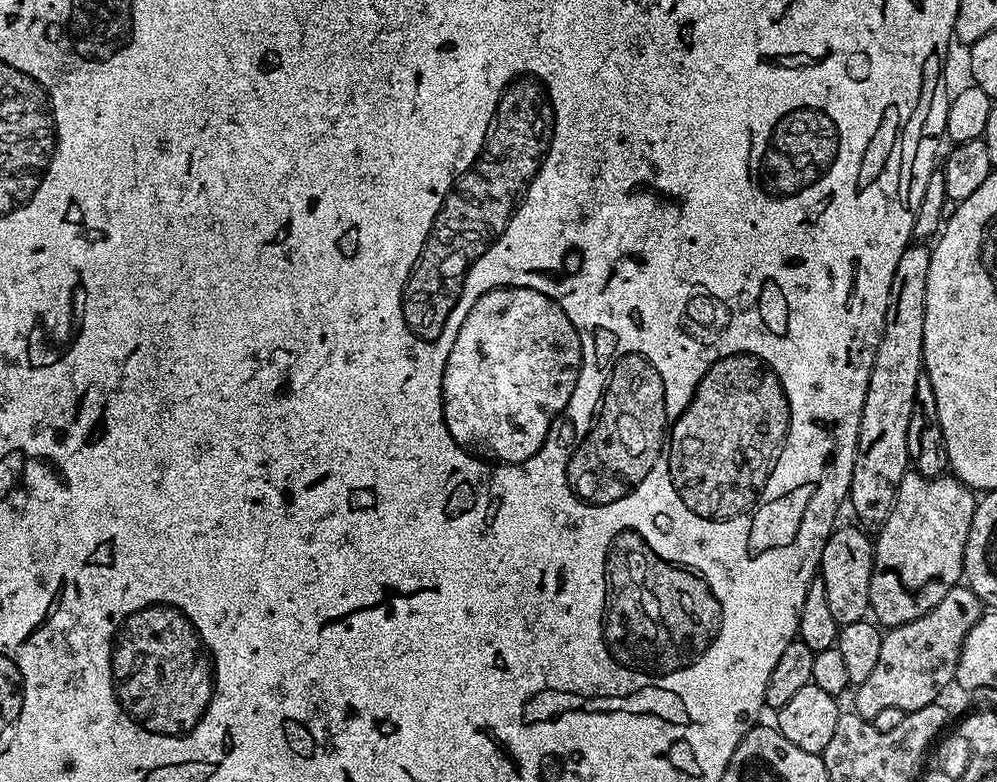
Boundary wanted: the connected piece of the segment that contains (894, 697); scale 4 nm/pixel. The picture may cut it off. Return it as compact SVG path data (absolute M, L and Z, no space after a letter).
M957 586L950 590L950 594L946 594L946 598L942 598L942 602L938 602L938 606L934 606L934 610L922 614L922 618L914 618L914 622L906 622L896 628L887 629L882 638L882 651L874 671L870 673L870 678L866 678L866 682L855 685L856 715L864 720L873 720L882 710L893 708L907 714L914 710L922 710L922 706L927 704L937 703L941 699L940 691L948 683L951 685L955 681L962 642L969 630L980 621L981 615L980 599L972 593L972 589L967 586Z

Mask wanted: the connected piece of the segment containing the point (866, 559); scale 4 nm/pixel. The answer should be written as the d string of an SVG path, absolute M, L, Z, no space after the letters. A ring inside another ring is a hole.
M837 527L829 536L822 550L818 575L826 586L826 603L830 606L830 615L836 625L849 624L865 619L870 609L870 578L872 577L872 553L874 540L865 529Z

